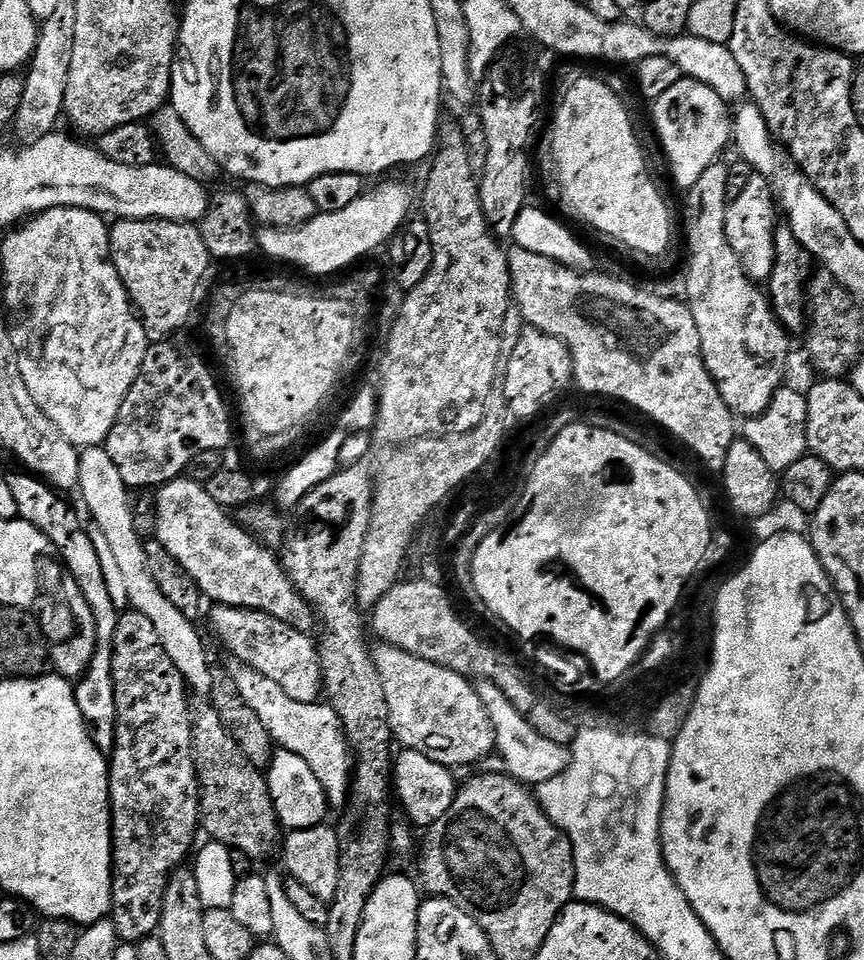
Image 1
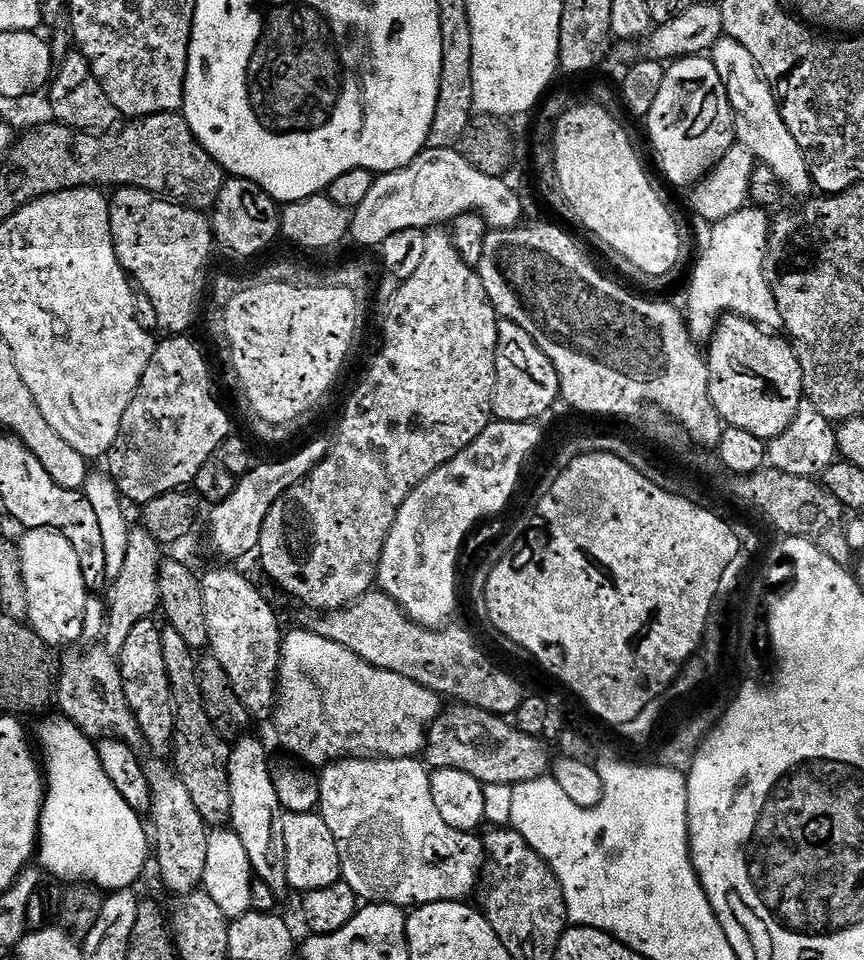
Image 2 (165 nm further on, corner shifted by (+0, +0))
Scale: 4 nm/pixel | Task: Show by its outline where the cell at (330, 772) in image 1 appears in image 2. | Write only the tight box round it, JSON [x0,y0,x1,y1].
[318,758,486,906]

